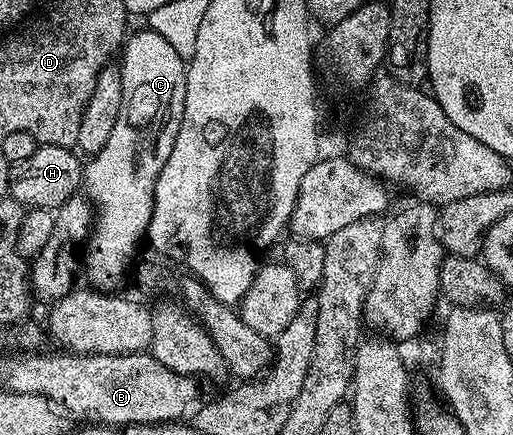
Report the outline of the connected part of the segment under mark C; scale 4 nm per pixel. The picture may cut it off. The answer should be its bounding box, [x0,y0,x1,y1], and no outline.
[83,29,187,293]

